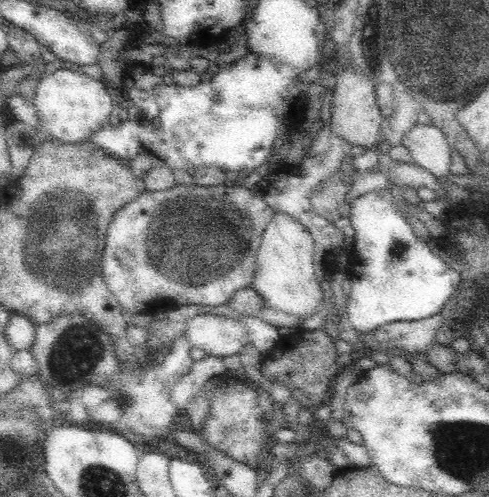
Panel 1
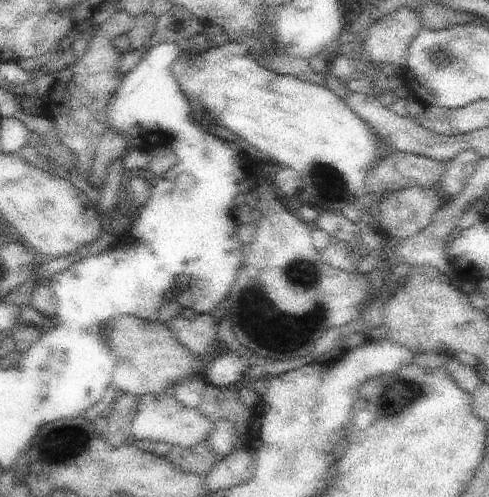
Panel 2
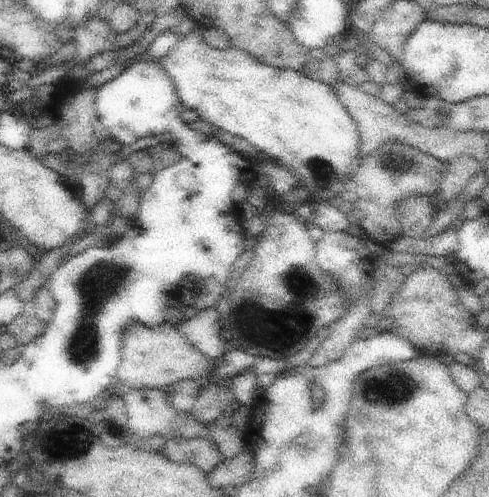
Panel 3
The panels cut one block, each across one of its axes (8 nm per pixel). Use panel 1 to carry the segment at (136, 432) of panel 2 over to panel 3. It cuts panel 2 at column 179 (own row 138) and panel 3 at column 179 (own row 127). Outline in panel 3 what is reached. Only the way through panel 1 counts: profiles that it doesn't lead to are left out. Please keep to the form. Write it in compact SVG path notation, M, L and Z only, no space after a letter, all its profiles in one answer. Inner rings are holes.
M119 384L115 388L115 394L123 400L125 414L129 420L129 432L135 434L137 438L149 438L153 434L161 434L163 438L167 436L183 436L183 438L193 438L193 436L205 436L205 426L197 424L191 414L177 414L169 406L169 392L167 390L155 390L155 388L131 388L125 384Z

